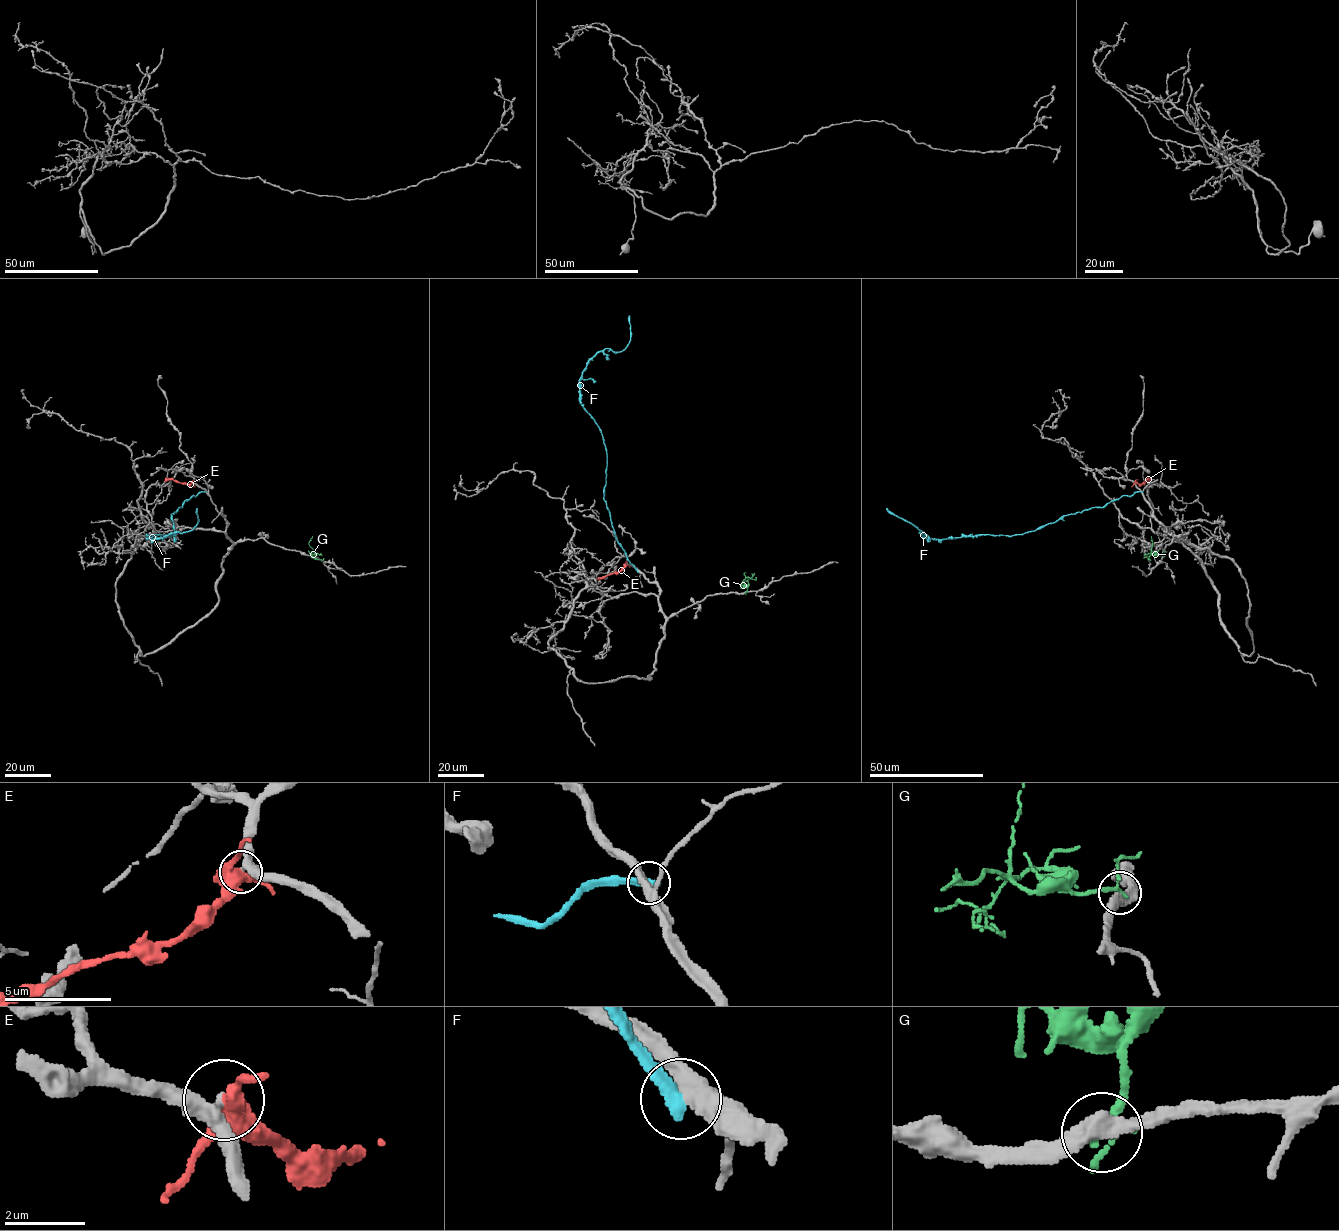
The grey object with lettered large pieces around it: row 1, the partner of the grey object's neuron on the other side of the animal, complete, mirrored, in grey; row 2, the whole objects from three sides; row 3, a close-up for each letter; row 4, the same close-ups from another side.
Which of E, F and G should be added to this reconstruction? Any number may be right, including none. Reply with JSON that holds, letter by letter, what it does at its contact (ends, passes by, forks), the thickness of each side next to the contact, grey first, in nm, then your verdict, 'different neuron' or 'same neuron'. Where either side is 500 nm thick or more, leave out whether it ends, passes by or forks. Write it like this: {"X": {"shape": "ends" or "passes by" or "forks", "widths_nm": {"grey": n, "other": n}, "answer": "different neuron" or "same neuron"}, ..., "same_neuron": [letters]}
{"E": {"shape": "forks", "widths_nm": {"grey": 320, "other": 440}, "answer": "same neuron"}, "F": {"shape": "ends", "widths_nm": {"grey": 400, "other": 380}, "answer": "different neuron"}, "G": {"shape": "forks", "widths_nm": {"grey": 440, "other": 140}, "answer": "different neuron"}, "same_neuron": ["E"]}

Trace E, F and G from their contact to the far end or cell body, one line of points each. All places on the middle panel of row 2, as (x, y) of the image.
E: (626, 564), (621, 571), (597, 578)
F: (637, 571), (613, 531), (604, 499), (607, 454), (581, 403), (579, 383), (597, 353), (623, 350), (629, 315)
G: (746, 592), (743, 581), (747, 577), (756, 578)

